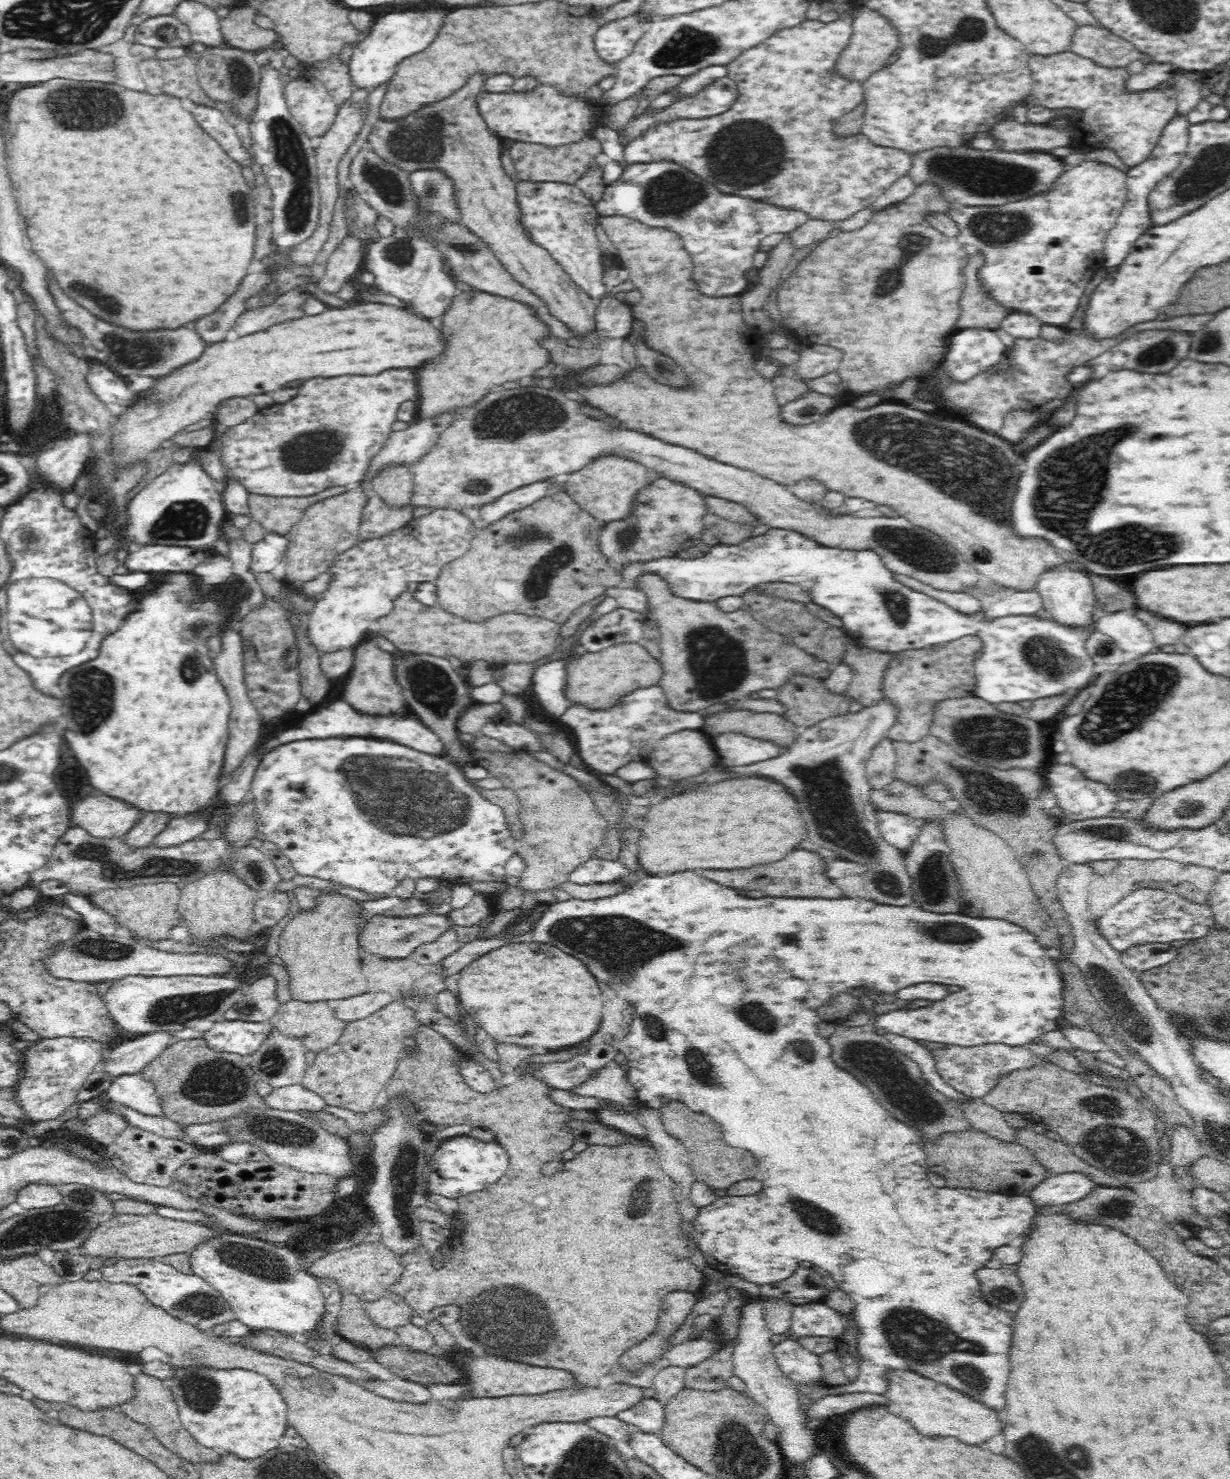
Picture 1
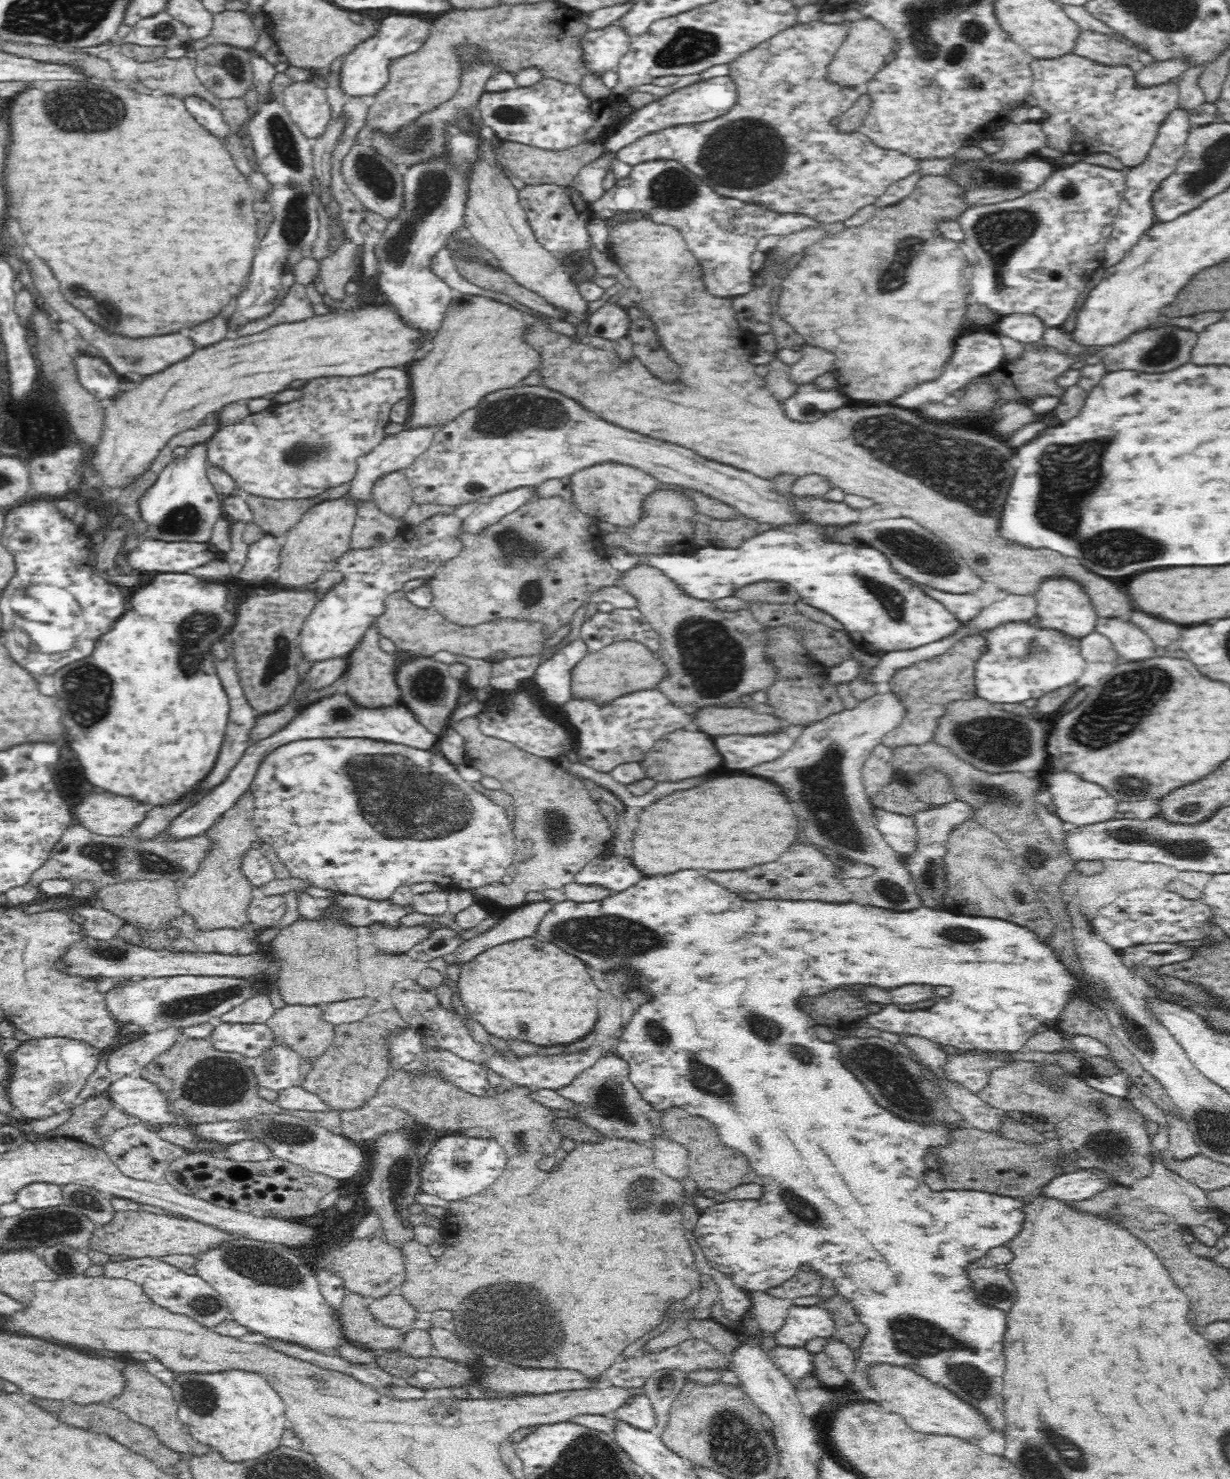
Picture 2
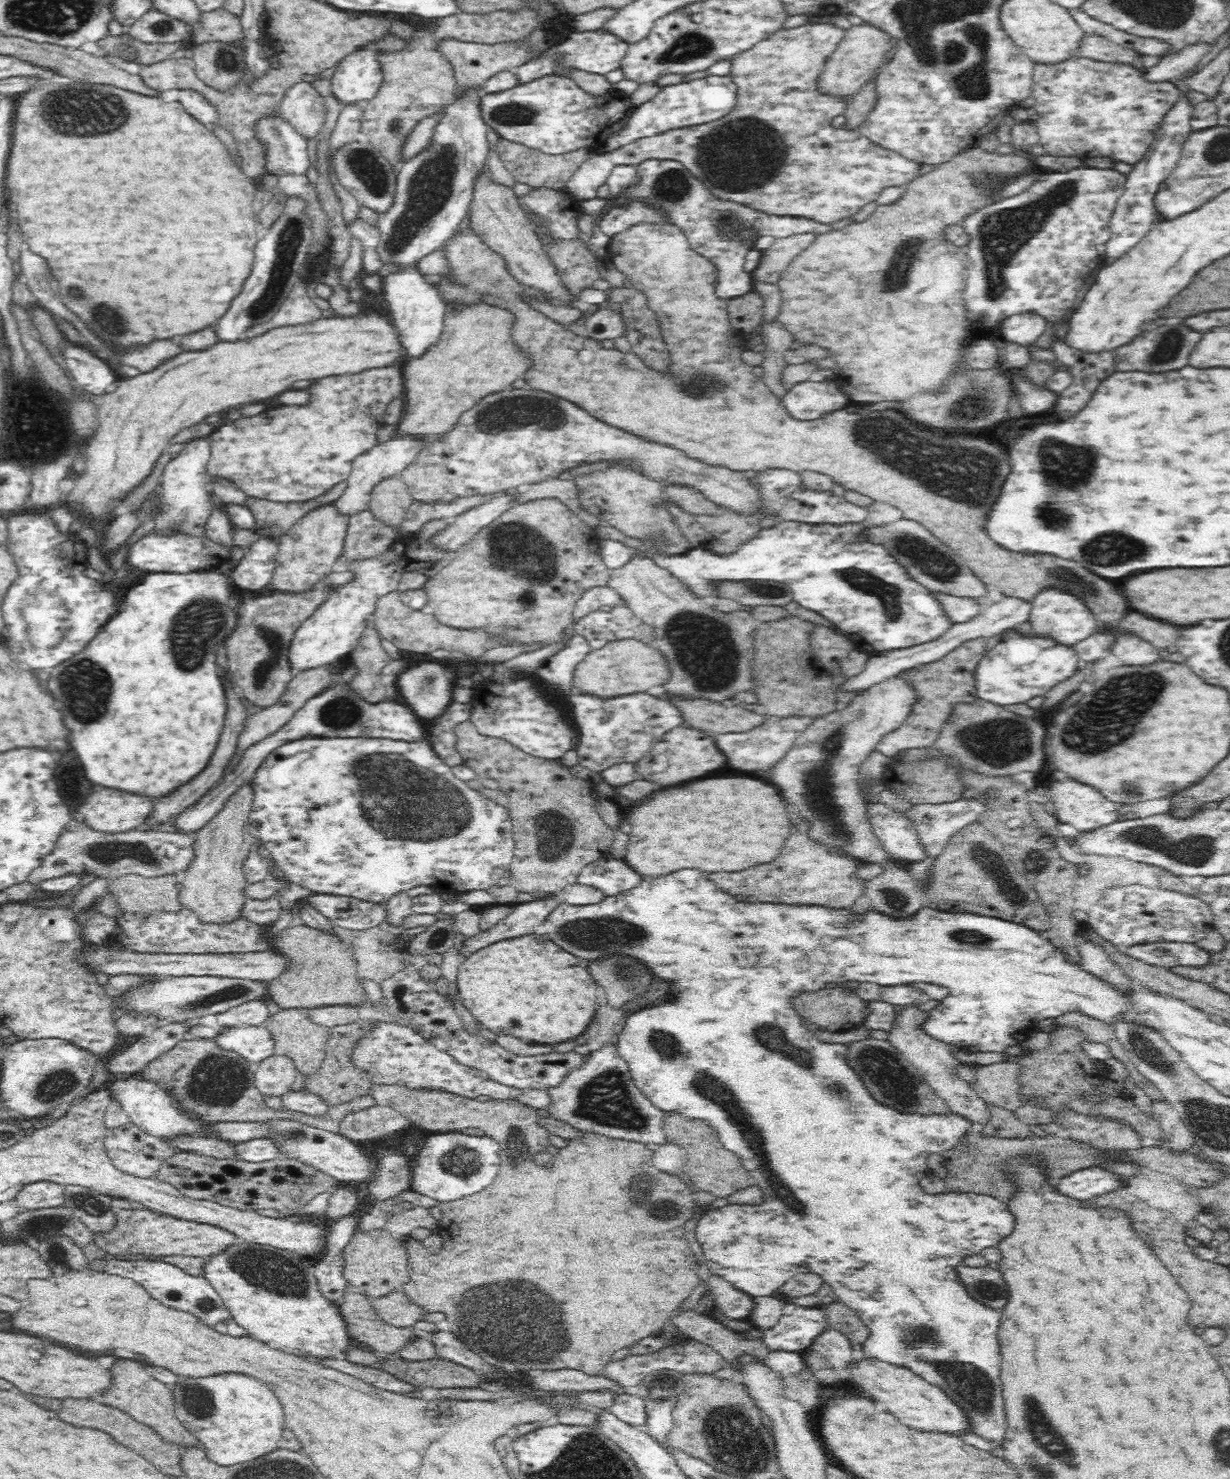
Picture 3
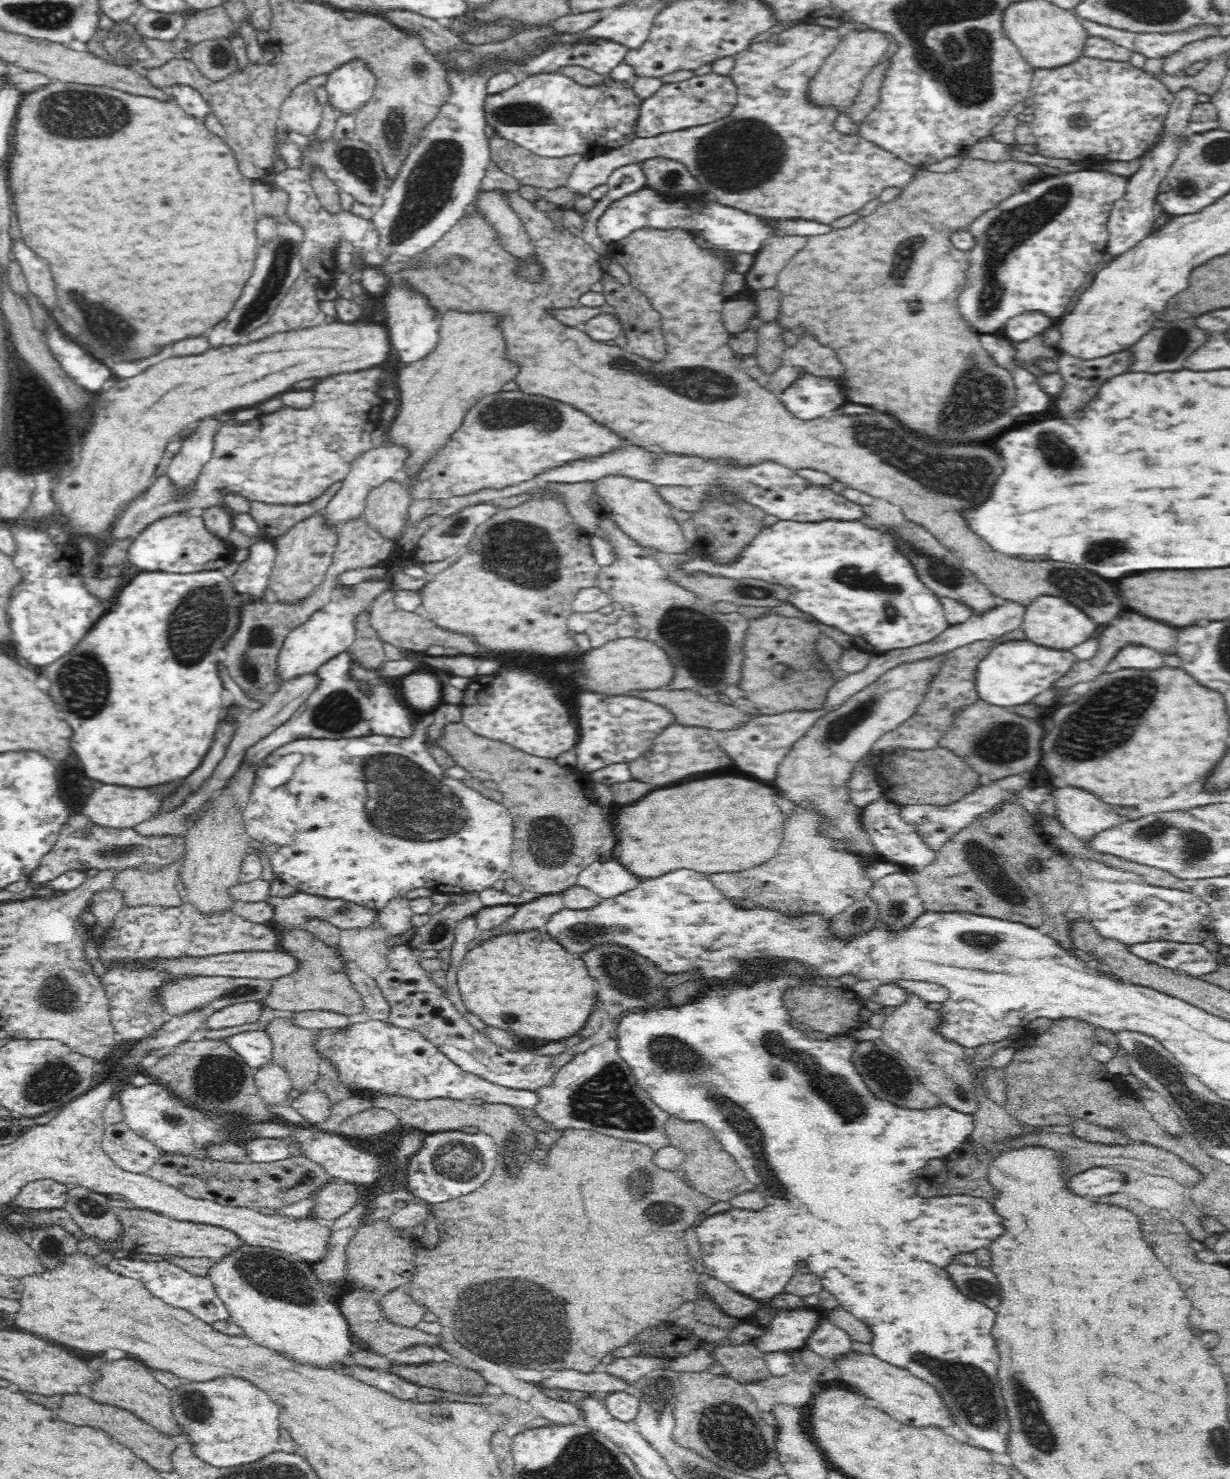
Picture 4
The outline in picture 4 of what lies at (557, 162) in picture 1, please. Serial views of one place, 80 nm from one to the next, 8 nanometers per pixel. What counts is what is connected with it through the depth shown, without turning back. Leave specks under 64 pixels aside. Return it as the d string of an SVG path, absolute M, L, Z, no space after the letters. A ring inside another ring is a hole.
M494 134L494 136L488 138L488 146L490 160L498 166L500 172L514 176L521 186L542 188L546 191L558 188L559 186L567 186L572 169L575 167L575 164L583 158L579 154L566 156L564 158L546 158L538 156L528 149L506 140L498 134Z

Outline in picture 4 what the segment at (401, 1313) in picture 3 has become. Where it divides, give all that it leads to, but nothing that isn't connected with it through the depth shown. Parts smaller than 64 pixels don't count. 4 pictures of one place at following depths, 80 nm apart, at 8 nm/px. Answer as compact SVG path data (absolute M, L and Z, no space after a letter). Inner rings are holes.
M405 1286L385 1293L379 1302L384 1317L408 1328L414 1328L420 1320L424 1320L424 1314L428 1314L429 1311L427 1306L420 1304L408 1294Z

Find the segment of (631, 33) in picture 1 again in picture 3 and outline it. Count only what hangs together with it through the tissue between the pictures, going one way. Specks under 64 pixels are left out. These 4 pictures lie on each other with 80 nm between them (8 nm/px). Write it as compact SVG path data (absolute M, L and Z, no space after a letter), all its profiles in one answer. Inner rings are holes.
M603 30L573 32L566 42L548 47L546 52L538 58L531 58L528 62L513 68L518 82L525 83L531 80L558 74L564 68L580 69L589 73L605 75L621 66L629 44L603 32Z

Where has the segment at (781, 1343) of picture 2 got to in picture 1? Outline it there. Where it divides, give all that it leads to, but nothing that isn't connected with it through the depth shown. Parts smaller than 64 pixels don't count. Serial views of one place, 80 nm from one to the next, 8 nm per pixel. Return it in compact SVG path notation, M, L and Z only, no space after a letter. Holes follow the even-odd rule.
M694 870L646 876L646 878L638 880L636 886L625 888L624 892L608 898L570 899L550 903L538 922L535 922L529 936L532 936L536 942L550 942L550 944L558 946L560 950L574 954L576 958L588 962L588 970L594 976L610 982L620 996L624 996L636 1004L628 1033L619 1042L617 1051L622 1052L629 1062L628 1076L638 1091L640 1102L659 1111L668 1102L678 1100L678 1102L686 1104L692 1112L712 1116L712 1120L718 1124L717 1131L723 1140L732 1148L748 1150L754 1156L754 1166L758 1166L758 1170L762 1170L762 1178L770 1178L770 1182L766 1182L764 1194L750 1196L750 1198L748 1196L724 1196L717 1198L710 1206L698 1210L697 1218L693 1221L696 1231L693 1240L699 1245L706 1261L712 1268L733 1275L737 1280L743 1280L760 1287L764 1284L774 1284L786 1280L804 1262L810 1262L812 1266L822 1268L824 1275L828 1274L832 1280L836 1280L838 1289L846 1292L853 1301L854 1308L851 1315L843 1316L832 1310L823 1301L793 1305L790 1328L784 1334L784 1338L790 1341L796 1341L805 1336L834 1338L844 1333L847 1327L856 1327L860 1335L855 1354L858 1359L857 1376L854 1381L840 1385L838 1387L839 1394L845 1392L882 1395L886 1388L885 1378L882 1377L882 1374L888 1369L906 1369L917 1372L930 1380L945 1383L964 1396L982 1402L982 1405L986 1404L992 1410L1004 1408L1004 1386L1006 1386L1006 1378L1010 1372L1008 1344L1010 1344L1010 1334L1012 1334L1012 1318L1008 1316L1008 1312L988 1306L988 1302L982 1300L980 1285L974 1276L974 1271L986 1267L986 1264L992 1259L995 1248L1016 1243L1028 1232L1031 1222L1034 1220L1036 1205L1029 1197L1020 1194L1004 1195L975 1189L948 1187L944 1187L944 1194L942 1194L940 1188L930 1186L930 1182L926 1180L927 1173L926 1166L924 1166L927 1158L924 1146L928 1144L930 1136L914 1126L894 1120L874 1100L872 1092L866 1086L862 1086L860 1080L833 1062L832 1045L817 1033L819 1019L815 1017L816 1011L804 1008L804 1002L798 1000L798 998L808 998L806 994L808 992L814 994L816 990L772 990L772 984L780 982L784 978L796 978L796 980L804 980L804 982L812 980L814 988L816 988L816 984L822 986L824 1001L835 995L846 993L842 990L848 990L850 986L868 986L868 988L874 988L874 990L868 991L876 992L878 990L876 993L895 994L900 988L920 984L920 982L934 982L934 984L946 986L952 984L952 986L960 986L960 990L948 993L948 996L942 1000L933 1001L929 1007L925 1004L916 1004L911 1008L890 1010L885 1014L877 1015L872 1019L871 1024L877 1029L884 1028L886 1032L899 1034L916 1041L928 1040L928 1042L940 1042L962 1048L990 1044L1025 1046L1034 1038L1056 1030L1058 1018L1063 1012L1064 975L1054 961L1054 952L1040 945L1034 934L1003 919L970 918L970 916L952 913L938 914L916 905L880 906L870 900L852 897L844 897L842 900L824 900L824 898L758 898L758 900L752 900L752 898L738 896L736 890L724 888L708 878L702 878ZM586 942L588 942L588 956L584 952ZM802 974L810 974L810 978L804 978ZM768 978L772 978L772 980L768 980ZM754 1010L758 1010L758 1018L756 1018ZM780 1038L782 1038L782 1042L780 1042ZM796 1048L804 1048L806 1060L802 1058L802 1054L796 1052ZM702 1080L706 1082L706 1086ZM828 1200L830 1200L830 1204L828 1204ZM832 1200L834 1200L834 1204L832 1204ZM844 1200L848 1200L846 1206L844 1206ZM834 1248L838 1248L838 1250L834 1250ZM850 1268L852 1268L852 1272L850 1272ZM894 1278L900 1278L900 1280L894 1280ZM944 1338L948 1338L948 1340L944 1340Z

